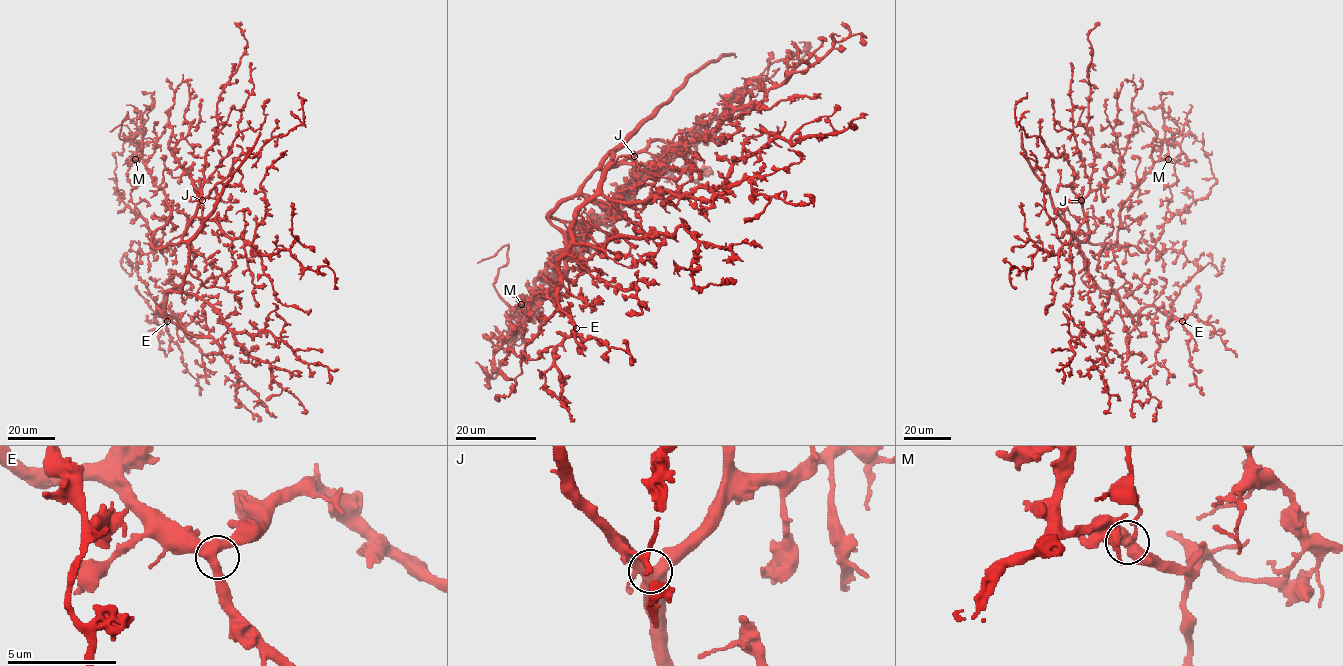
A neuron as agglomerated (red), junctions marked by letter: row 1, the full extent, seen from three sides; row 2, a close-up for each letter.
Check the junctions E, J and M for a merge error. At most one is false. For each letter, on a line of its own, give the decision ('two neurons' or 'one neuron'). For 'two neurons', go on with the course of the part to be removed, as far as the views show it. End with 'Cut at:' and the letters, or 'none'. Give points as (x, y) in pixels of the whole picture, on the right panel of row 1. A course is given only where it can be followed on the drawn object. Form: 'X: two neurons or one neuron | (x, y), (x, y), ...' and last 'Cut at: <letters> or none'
E: one neuron
J: one neuron
M: two neurons | (1168, 159), (1168, 145), (1174, 142), (1159, 139), (1144, 114), (1138, 112), (1133, 118), (1143, 131)
Cut at: M

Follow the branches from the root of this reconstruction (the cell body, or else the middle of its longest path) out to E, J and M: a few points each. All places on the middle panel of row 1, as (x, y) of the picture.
E: (601, 164), (611, 153), (611, 163), (601, 187), (577, 212), (570, 251), (560, 262), (559, 305), (576, 328)
J: (601, 164), (604, 169), (634, 156)
M: (601, 164), (549, 217), (580, 221), (580, 224), (572, 241), (552, 258), (531, 293), (521, 304)

